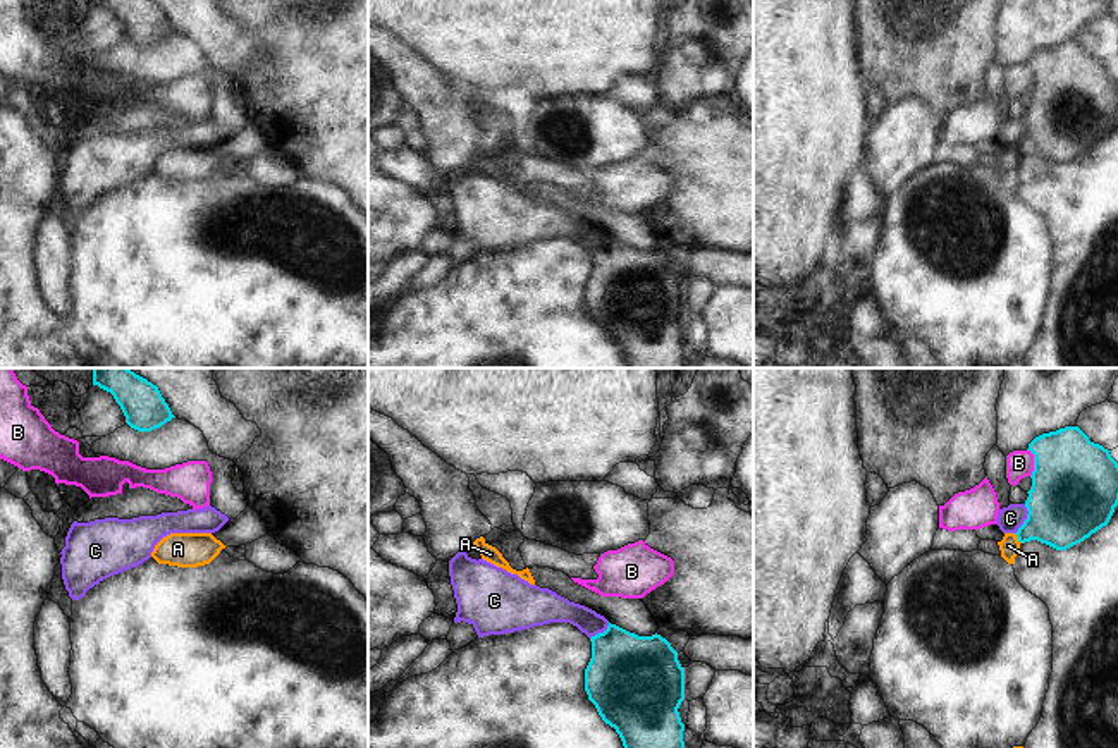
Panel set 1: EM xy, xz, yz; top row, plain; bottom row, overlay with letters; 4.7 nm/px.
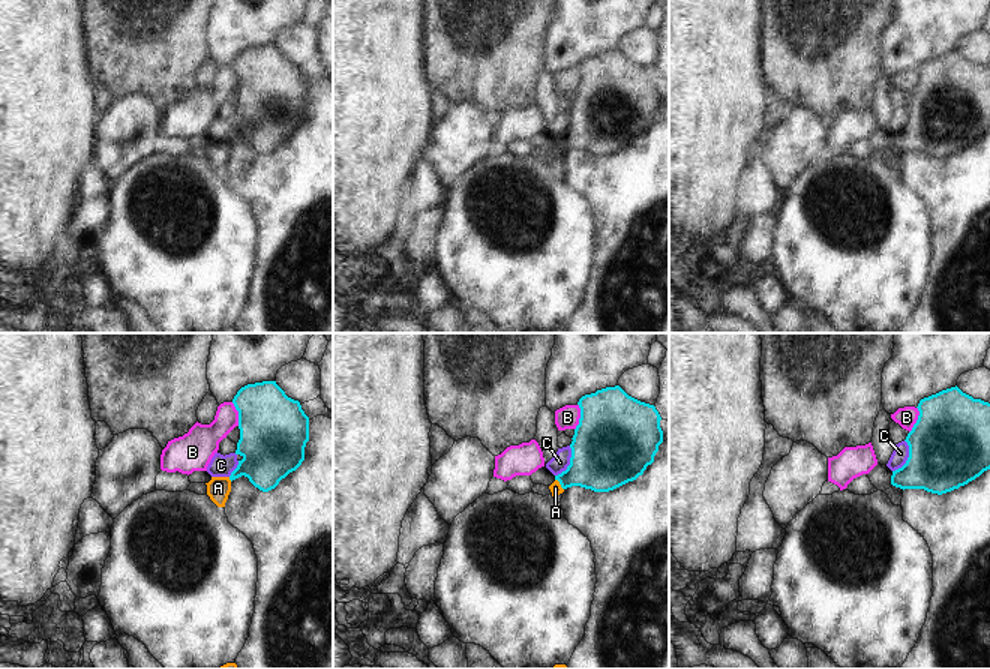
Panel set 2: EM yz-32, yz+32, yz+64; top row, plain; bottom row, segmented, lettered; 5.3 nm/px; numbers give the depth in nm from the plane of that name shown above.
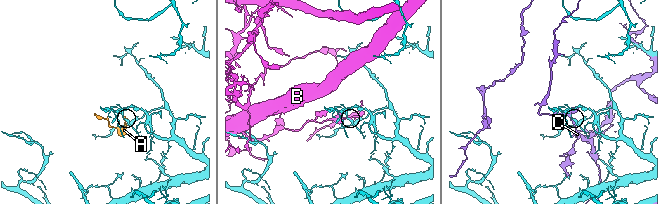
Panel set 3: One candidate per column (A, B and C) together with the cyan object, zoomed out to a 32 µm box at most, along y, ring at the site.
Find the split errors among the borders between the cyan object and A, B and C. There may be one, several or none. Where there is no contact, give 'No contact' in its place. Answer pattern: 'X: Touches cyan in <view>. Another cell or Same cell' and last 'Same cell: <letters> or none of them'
A: Touches cyan in yz. Another cell
B: Touches cyan in yz. Another cell
C: Touches cyan in yz. Another cell
Same cell: none of them

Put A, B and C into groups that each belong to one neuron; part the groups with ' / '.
A / B / C

